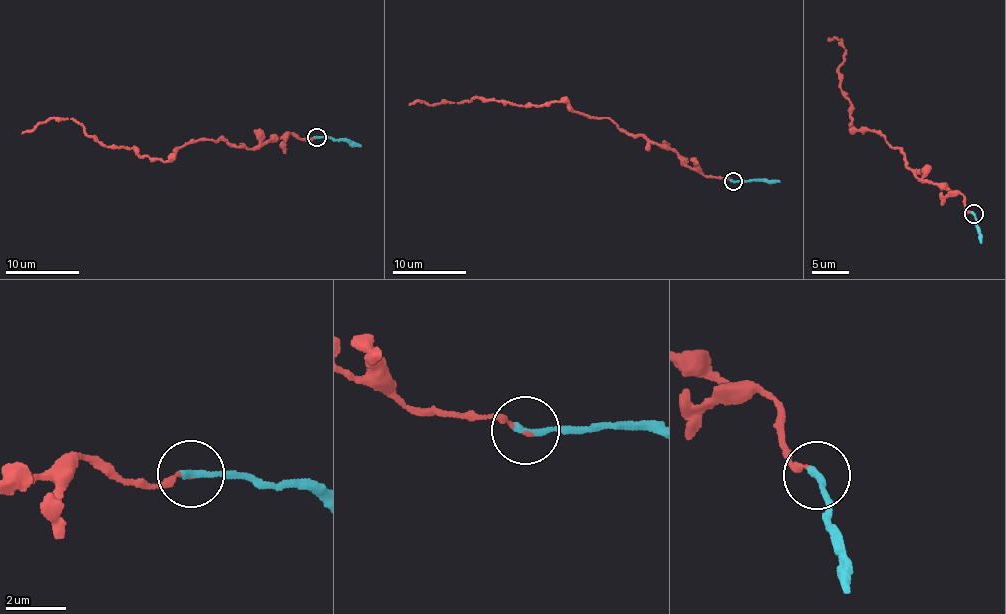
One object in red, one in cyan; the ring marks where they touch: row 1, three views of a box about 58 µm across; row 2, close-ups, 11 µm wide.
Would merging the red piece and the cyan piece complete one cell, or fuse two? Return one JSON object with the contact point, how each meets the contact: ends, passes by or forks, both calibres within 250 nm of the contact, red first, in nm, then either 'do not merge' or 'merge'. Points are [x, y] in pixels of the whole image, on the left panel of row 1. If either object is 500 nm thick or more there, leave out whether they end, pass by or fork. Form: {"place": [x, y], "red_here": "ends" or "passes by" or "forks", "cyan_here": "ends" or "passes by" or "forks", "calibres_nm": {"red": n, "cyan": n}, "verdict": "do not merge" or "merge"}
{"place": [317, 137], "red_here": "ends", "cyan_here": "ends", "calibres_nm": {"red": 110, "cyan": 260}, "verdict": "merge"}

